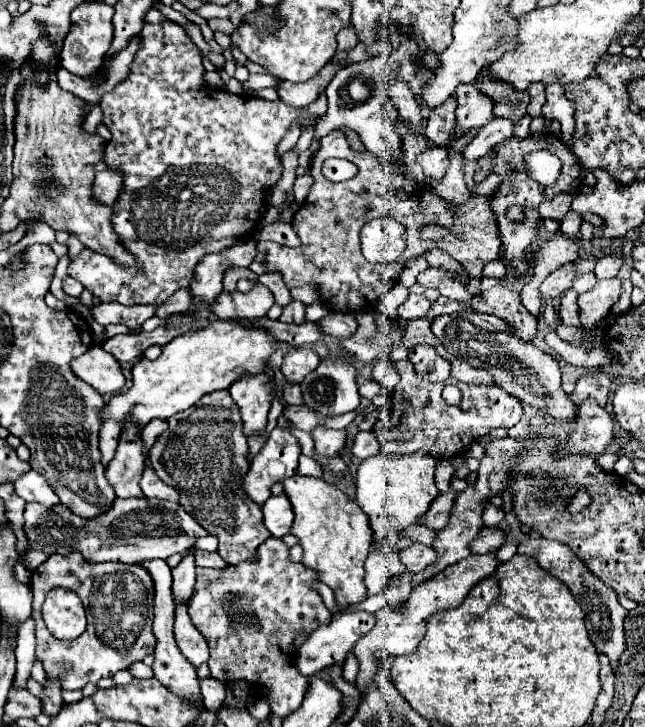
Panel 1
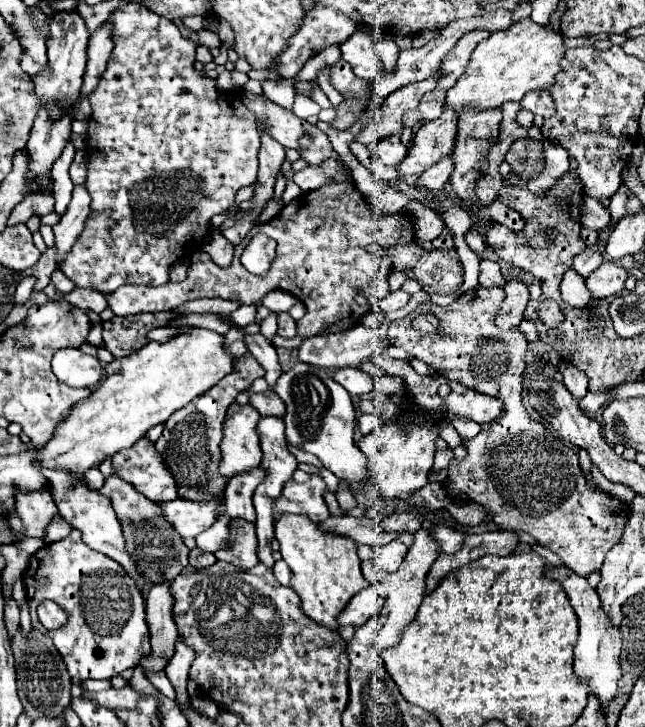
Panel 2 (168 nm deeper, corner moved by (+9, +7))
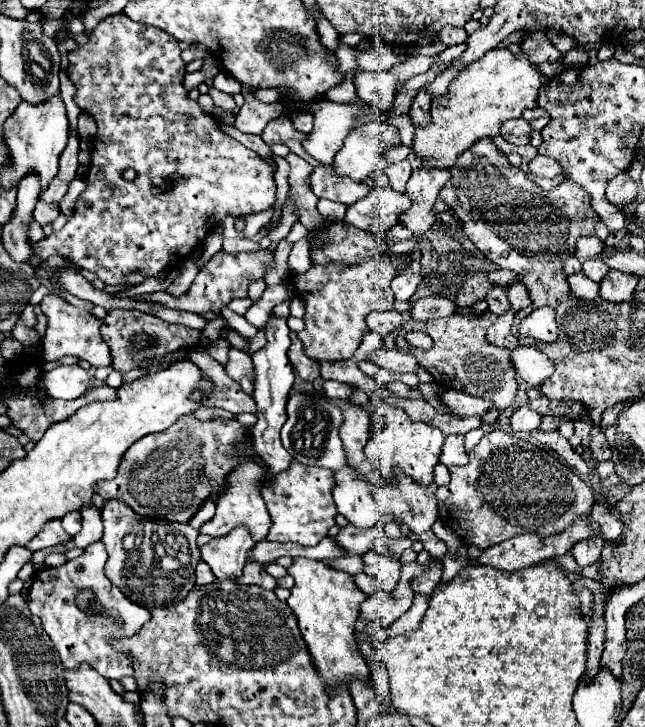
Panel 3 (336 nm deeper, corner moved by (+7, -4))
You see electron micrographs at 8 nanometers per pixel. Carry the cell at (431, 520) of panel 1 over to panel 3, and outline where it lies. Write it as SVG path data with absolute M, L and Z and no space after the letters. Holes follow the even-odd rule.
M348 524L344 528L340 528L336 542L348 552L348 554L366 554L368 550L372 550L376 546L376 538L382 534L382 524L378 524L376 528L356 528L354 524Z

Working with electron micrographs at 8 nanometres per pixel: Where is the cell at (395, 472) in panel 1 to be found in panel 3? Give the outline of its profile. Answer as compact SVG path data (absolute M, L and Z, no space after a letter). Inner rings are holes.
M384 404L384 416L386 416L384 428L370 438L370 442L364 450L366 458L392 486L396 486L394 470L400 470L400 472L412 476L412 480L416 480L420 486L430 486L434 480L434 466L438 464L438 454L442 450L446 436L434 426L428 426L424 422L412 422L406 416L406 412L398 406Z

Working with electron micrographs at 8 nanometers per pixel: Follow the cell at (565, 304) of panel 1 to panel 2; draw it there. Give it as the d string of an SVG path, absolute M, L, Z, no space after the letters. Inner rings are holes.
M568 269L564 273L564 279L560 283L560 291L562 291L562 299L564 303L572 305L572 307L584 307L590 303L590 291L586 289L586 279L582 275L578 275L574 269Z

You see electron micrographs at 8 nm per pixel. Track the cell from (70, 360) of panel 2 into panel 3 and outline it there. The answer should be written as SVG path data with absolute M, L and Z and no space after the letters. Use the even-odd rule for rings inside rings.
M62 364L46 372L46 376L42 378L42 384L48 396L72 400L86 394L86 390L90 388L90 374L78 364L70 364L70 366Z

